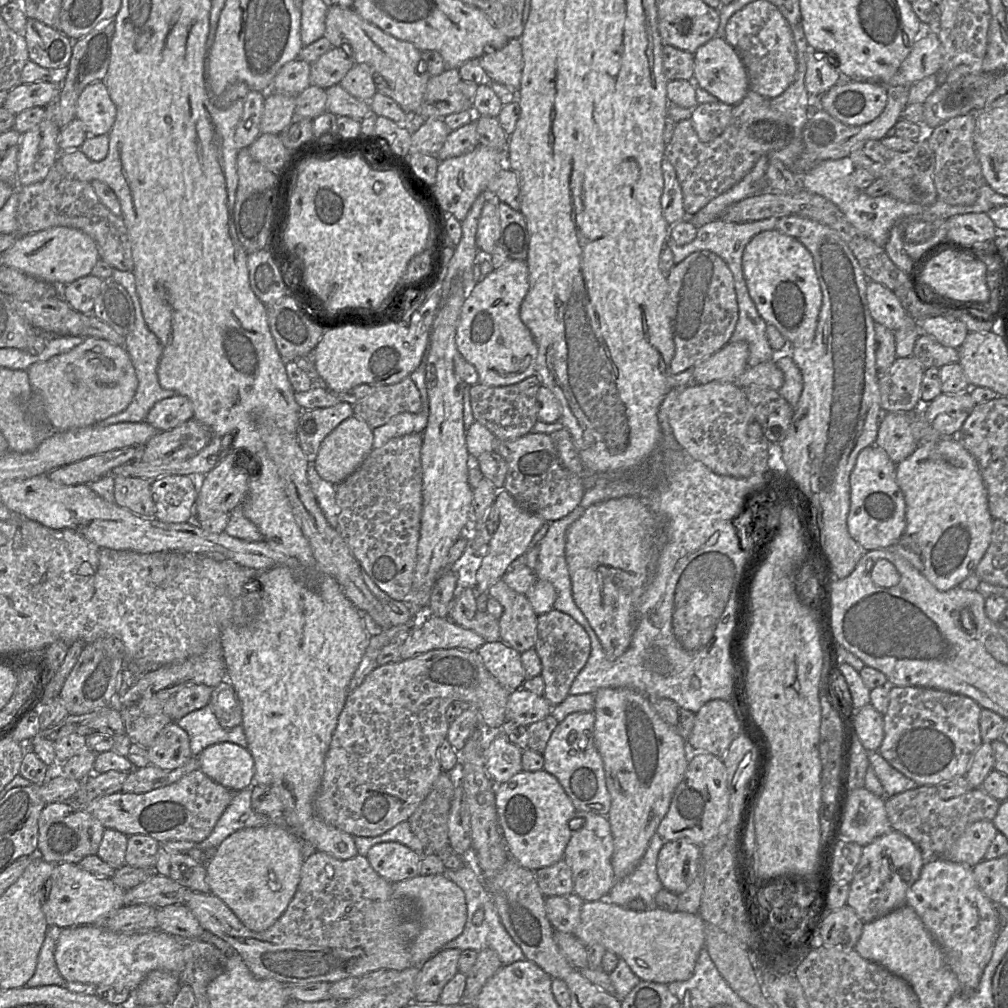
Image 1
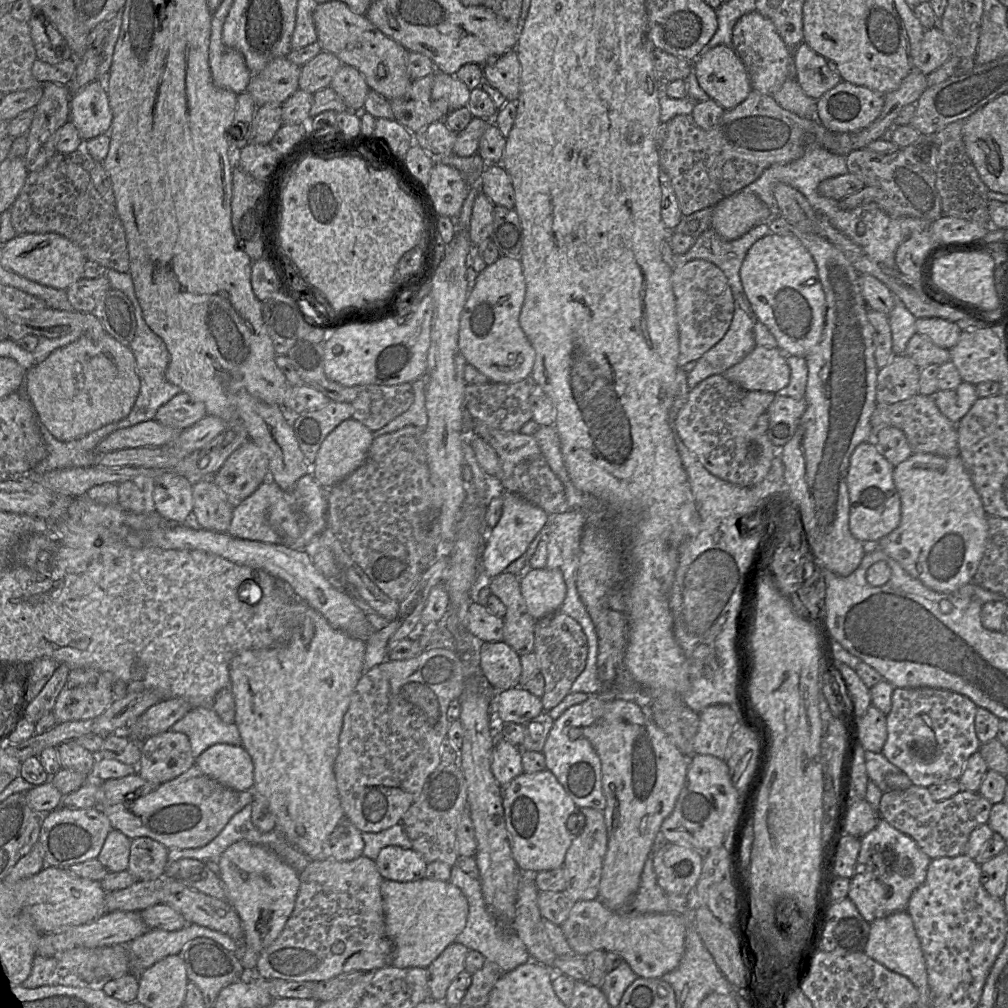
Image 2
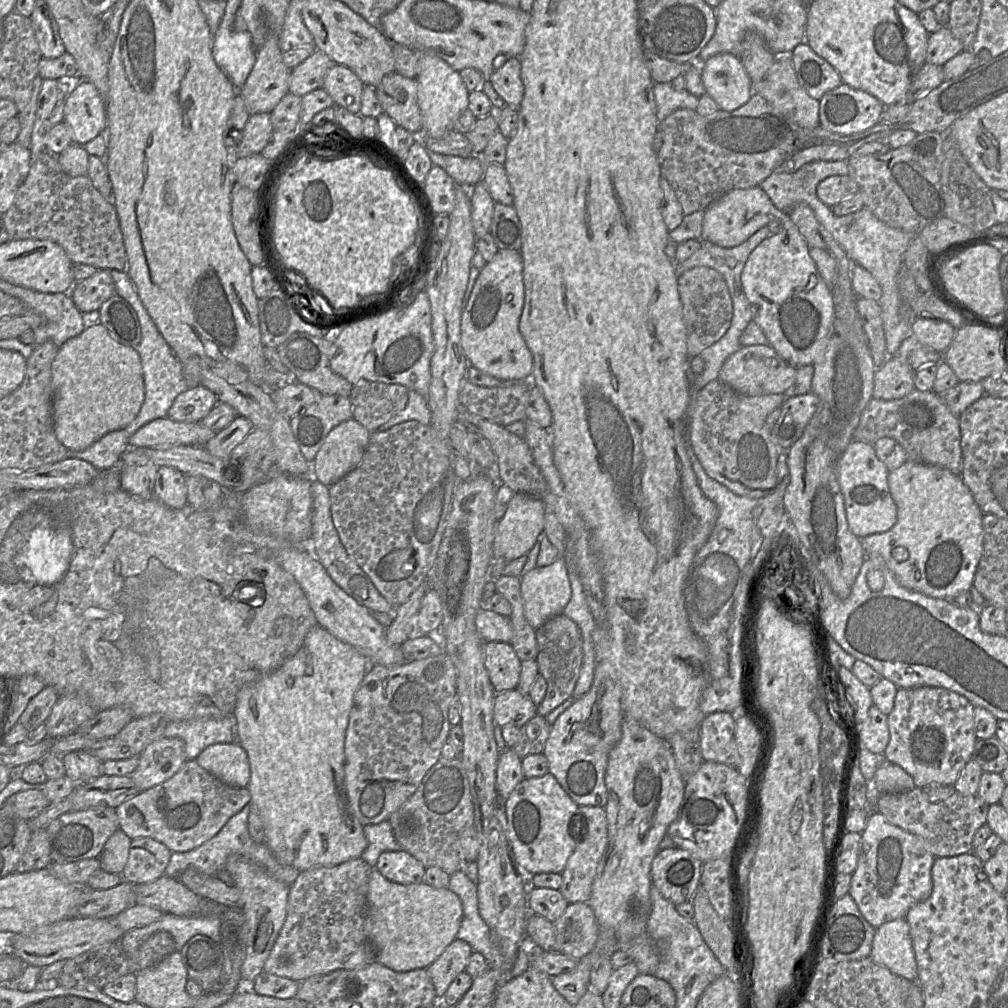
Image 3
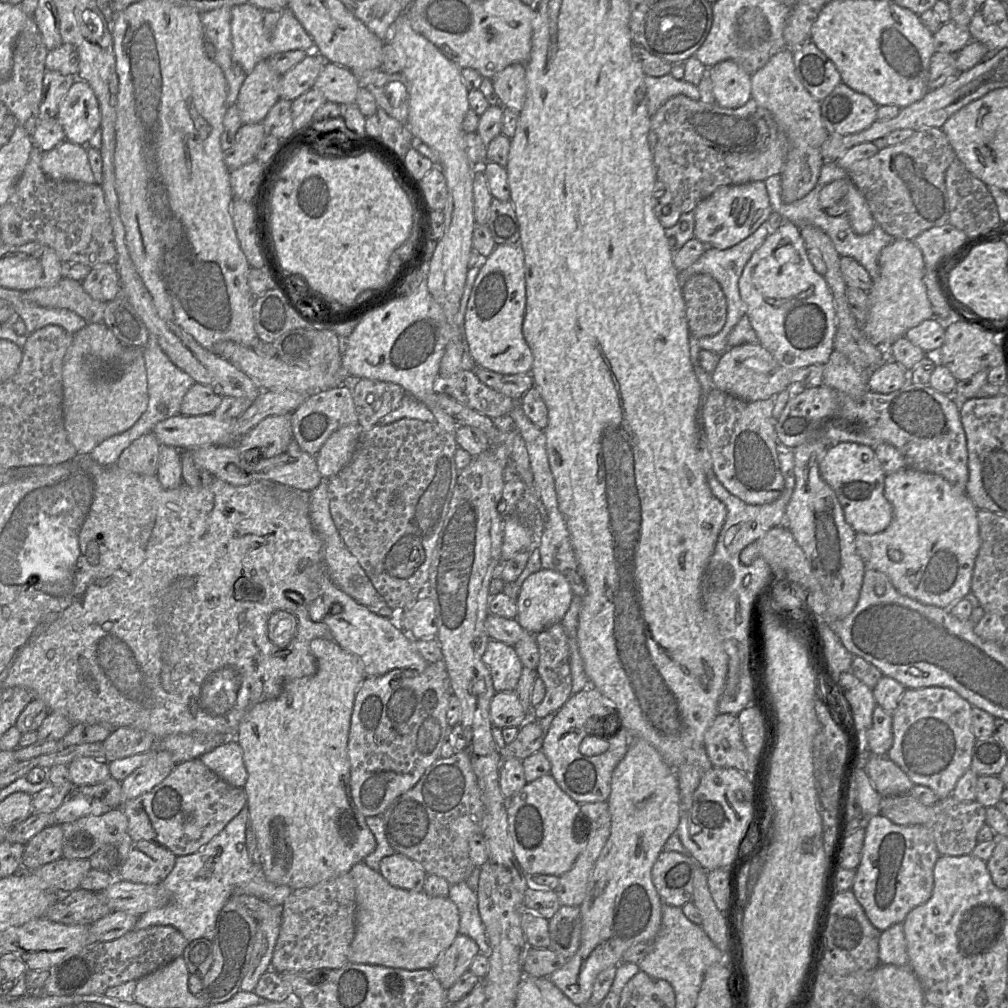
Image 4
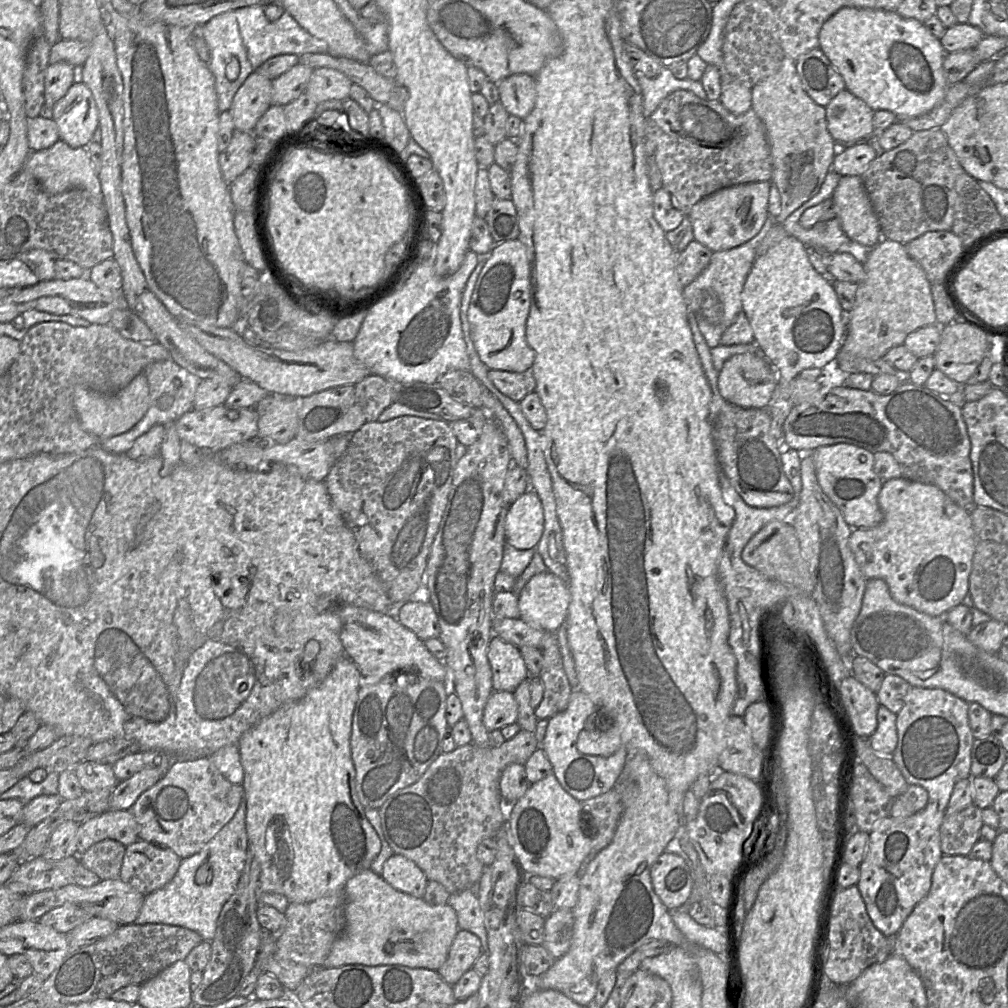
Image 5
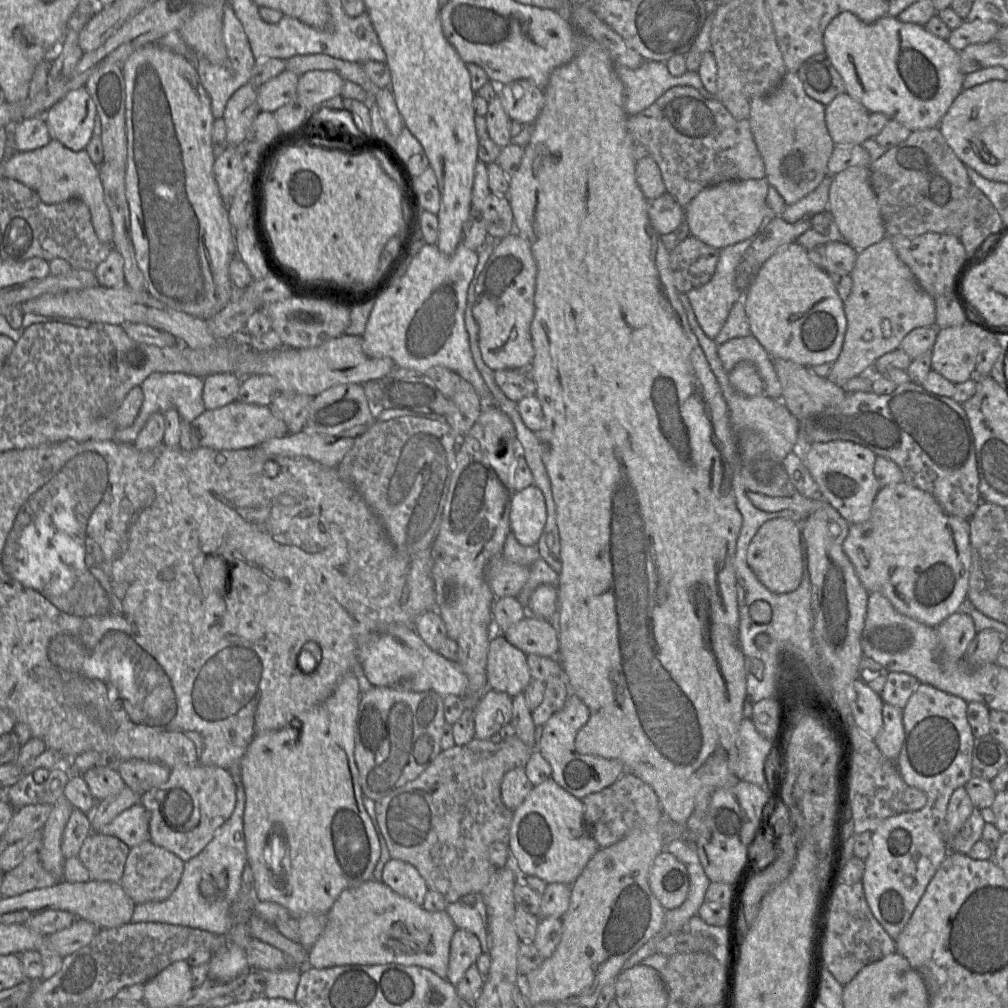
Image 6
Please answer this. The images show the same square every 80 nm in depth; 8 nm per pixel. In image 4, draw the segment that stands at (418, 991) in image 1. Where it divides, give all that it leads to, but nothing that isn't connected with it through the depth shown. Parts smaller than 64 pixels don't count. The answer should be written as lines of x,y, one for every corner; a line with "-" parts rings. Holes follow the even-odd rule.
458,933
451,946
439,957
432,972
446,991
467,971
474,959
480,953
477,943
470,937

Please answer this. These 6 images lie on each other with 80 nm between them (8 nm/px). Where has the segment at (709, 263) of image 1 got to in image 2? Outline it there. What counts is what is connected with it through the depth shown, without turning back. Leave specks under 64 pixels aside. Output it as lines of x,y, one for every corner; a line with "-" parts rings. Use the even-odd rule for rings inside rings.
694,259
673,268
671,286
675,296
676,318
679,332
679,355
677,364
682,368
690,361
697,361
711,349
727,332
734,312
734,300
728,280
723,271
712,262

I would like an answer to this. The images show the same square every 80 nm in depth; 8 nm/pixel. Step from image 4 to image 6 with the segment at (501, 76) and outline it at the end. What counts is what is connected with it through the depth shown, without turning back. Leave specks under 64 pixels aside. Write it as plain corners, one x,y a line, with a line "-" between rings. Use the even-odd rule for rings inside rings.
526,79
499,86
499,97
511,120
532,125
545,104
544,90

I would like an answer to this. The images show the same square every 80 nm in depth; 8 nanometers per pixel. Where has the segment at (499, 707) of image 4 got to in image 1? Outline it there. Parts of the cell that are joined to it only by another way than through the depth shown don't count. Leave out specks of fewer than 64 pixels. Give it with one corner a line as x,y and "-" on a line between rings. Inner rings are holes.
523,687
510,691
506,704
506,718
528,726
551,713
552,705
543,695
537,695

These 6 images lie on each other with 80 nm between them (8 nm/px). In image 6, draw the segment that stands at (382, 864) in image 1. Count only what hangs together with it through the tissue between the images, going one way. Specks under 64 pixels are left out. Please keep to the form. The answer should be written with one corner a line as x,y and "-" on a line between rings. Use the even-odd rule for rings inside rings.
390,859
383,868
383,883
395,893
422,906
428,886
418,870
411,864

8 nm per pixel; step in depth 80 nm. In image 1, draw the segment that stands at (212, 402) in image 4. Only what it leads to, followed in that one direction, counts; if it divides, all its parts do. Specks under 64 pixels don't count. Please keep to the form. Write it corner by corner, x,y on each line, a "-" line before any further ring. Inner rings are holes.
175,395
155,403
144,422
158,431
166,431
192,418
193,406
191,401
185,396

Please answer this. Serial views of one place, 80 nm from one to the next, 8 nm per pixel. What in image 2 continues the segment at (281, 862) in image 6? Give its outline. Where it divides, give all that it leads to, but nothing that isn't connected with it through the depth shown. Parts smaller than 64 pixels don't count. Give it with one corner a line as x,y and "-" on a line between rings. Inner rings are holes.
308,607
290,641
267,649
244,650
229,665
230,688
235,698
235,724
242,746
254,765
254,793
263,795
274,816
275,828
310,860
353,860
362,855
364,842
341,806
334,774
343,717
352,693
363,675
366,641
331,626
315,609

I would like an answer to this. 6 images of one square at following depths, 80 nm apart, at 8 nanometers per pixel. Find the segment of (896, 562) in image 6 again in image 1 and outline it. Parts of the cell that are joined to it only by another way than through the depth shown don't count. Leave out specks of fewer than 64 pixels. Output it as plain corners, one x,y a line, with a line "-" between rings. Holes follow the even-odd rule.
942,436
937,441
919,444
912,454
897,463
896,482
904,496
906,526
891,548
938,590
947,591
958,586
975,572
991,541
993,517
989,512
986,487
975,459
957,436

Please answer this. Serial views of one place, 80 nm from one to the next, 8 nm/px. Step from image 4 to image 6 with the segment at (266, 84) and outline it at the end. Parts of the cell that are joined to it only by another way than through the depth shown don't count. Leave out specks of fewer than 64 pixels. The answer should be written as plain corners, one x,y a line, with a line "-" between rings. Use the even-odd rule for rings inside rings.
248,82
228,100
222,117
226,124
228,145
239,146
247,139
249,129
260,112
258,88

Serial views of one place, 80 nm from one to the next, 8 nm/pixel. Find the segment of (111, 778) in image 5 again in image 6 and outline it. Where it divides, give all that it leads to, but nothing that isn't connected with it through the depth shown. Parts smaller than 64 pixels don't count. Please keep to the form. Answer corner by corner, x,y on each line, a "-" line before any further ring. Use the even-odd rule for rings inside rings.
93,767
82,774
88,788
97,801
119,794
126,784
119,772
113,767

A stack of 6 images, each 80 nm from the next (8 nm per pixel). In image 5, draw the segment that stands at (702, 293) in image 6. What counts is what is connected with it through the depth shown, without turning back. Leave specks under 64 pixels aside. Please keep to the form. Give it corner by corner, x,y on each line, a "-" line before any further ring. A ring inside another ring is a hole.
768,214
759,232
747,242
729,250
712,252
707,267
696,277
695,280
684,286
682,289
688,308
695,314
699,330
710,348
720,345
722,333
735,321
737,315
743,310
741,301
743,285
756,258
758,246
774,224
773,217
774,216
-
705,290
712,290
722,304
723,315
717,324
708,323
699,313
702,303
702,292

